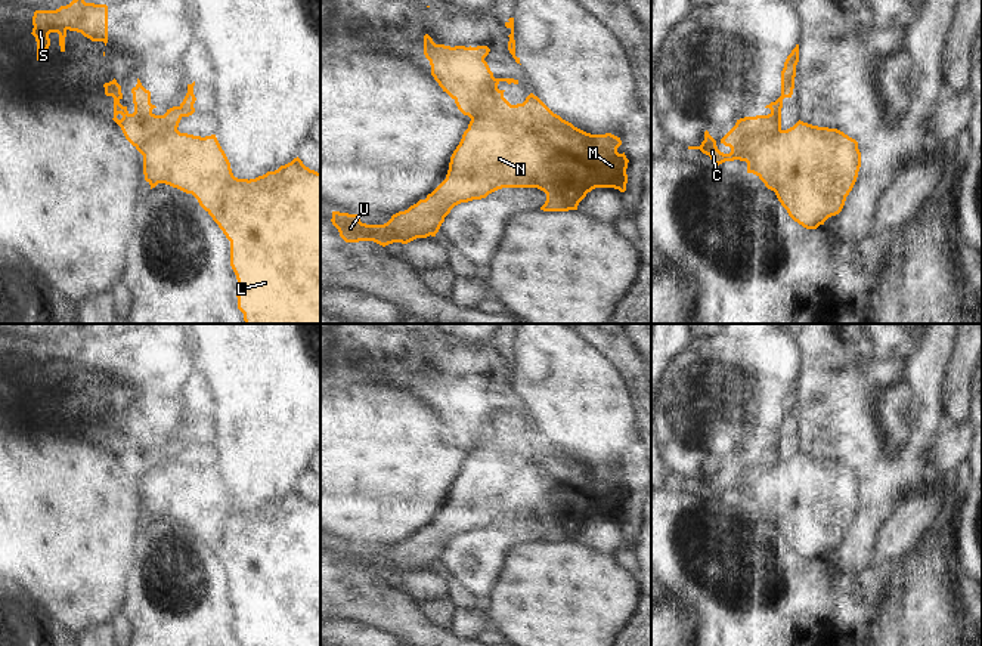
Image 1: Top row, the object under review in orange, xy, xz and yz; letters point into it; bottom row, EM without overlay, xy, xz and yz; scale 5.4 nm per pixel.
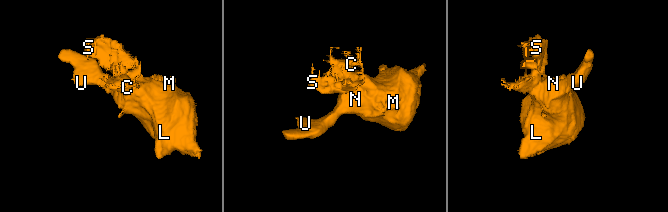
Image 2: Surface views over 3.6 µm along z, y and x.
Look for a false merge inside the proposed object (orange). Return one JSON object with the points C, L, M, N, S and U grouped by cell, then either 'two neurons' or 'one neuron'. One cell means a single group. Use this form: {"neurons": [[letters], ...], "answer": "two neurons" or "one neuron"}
{"neurons": [["C", "S"], ["L", "M", "N", "U"]], "answer": "two neurons"}

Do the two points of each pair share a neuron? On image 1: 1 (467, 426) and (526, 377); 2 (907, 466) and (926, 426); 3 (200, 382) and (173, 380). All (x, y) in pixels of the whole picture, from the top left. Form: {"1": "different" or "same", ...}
{"1": "different", "2": "same", "3": "different"}

